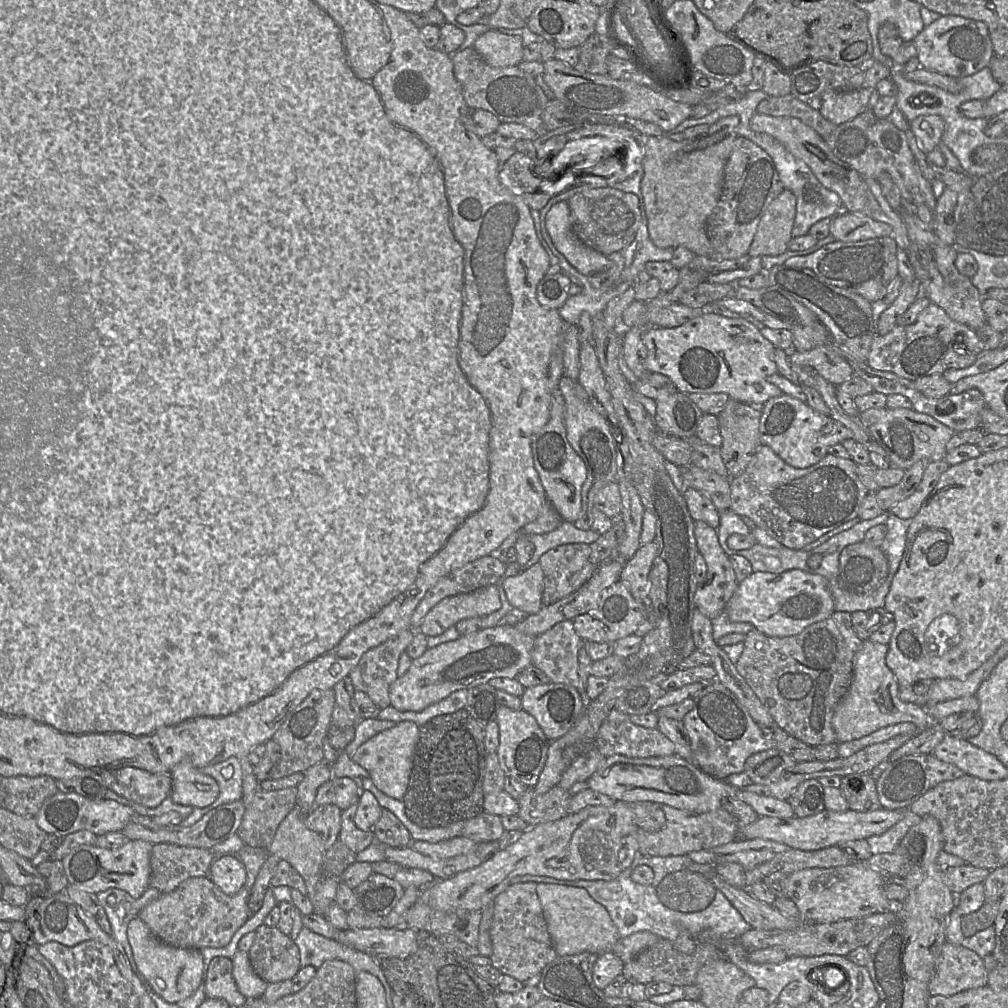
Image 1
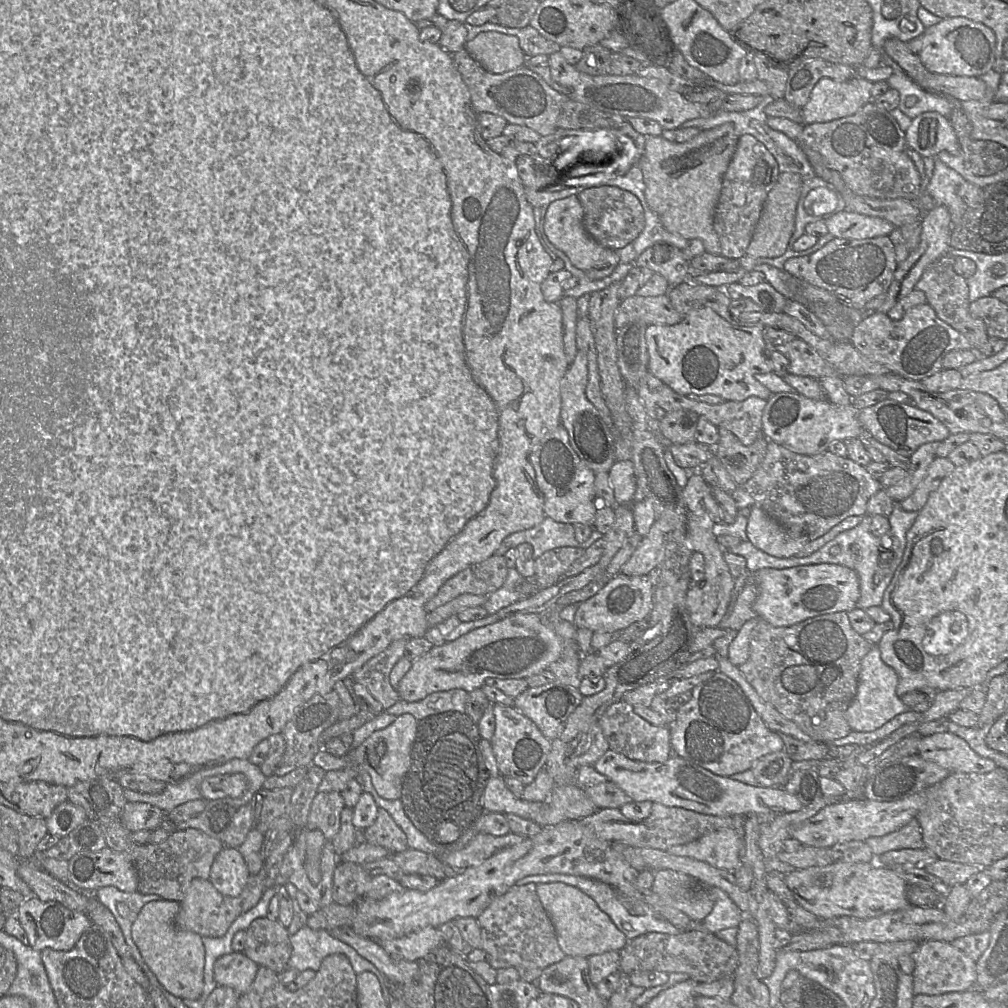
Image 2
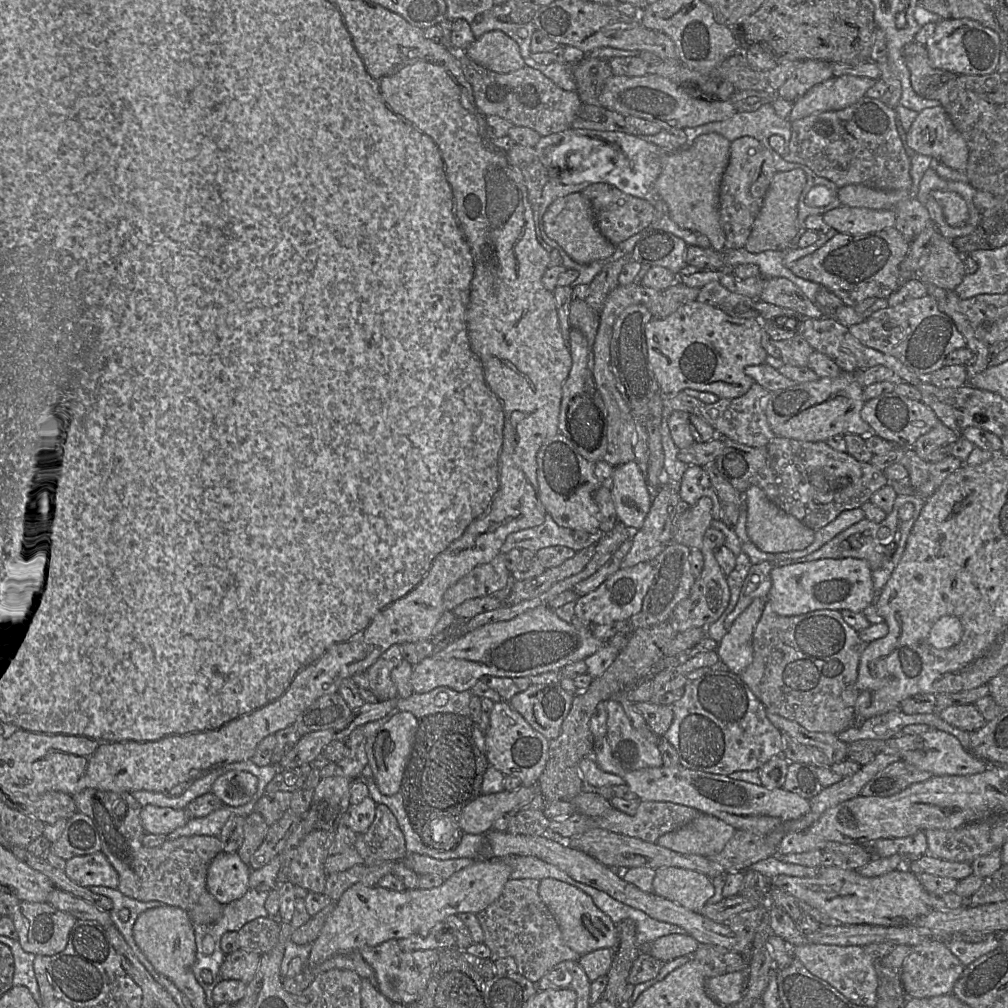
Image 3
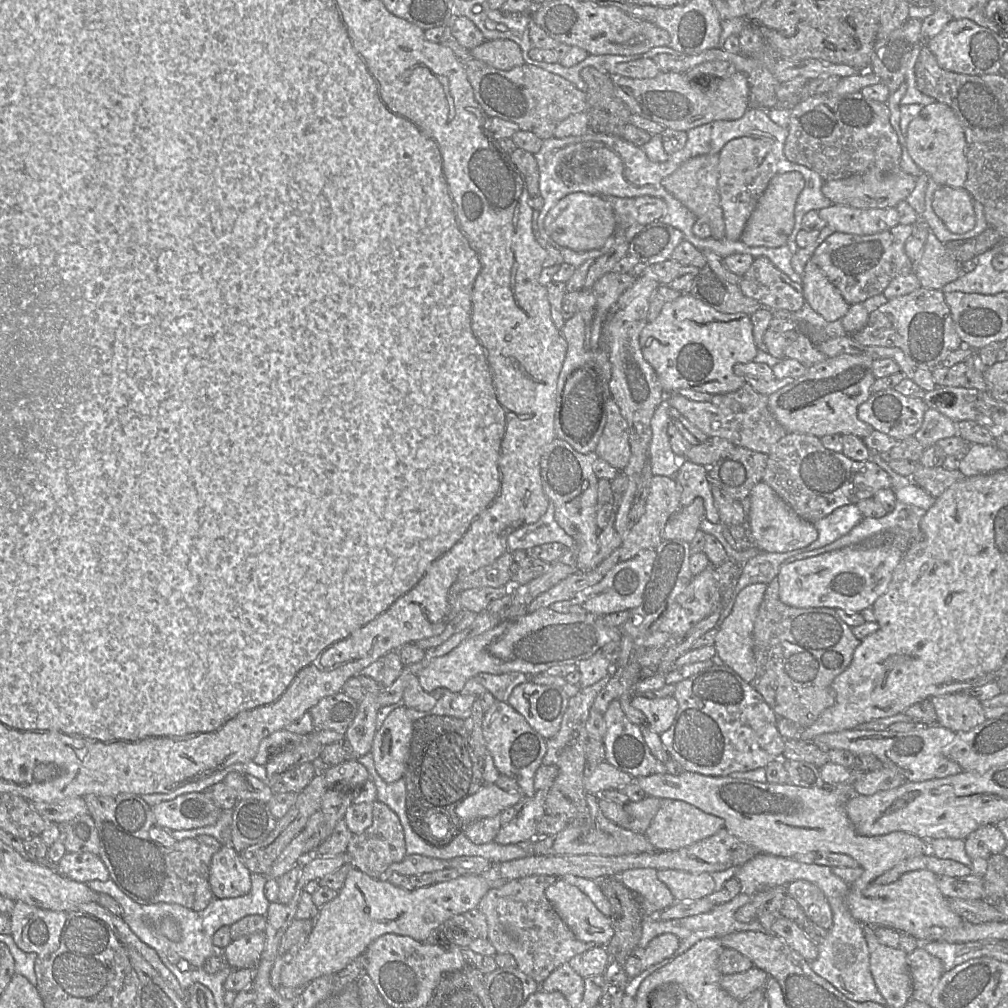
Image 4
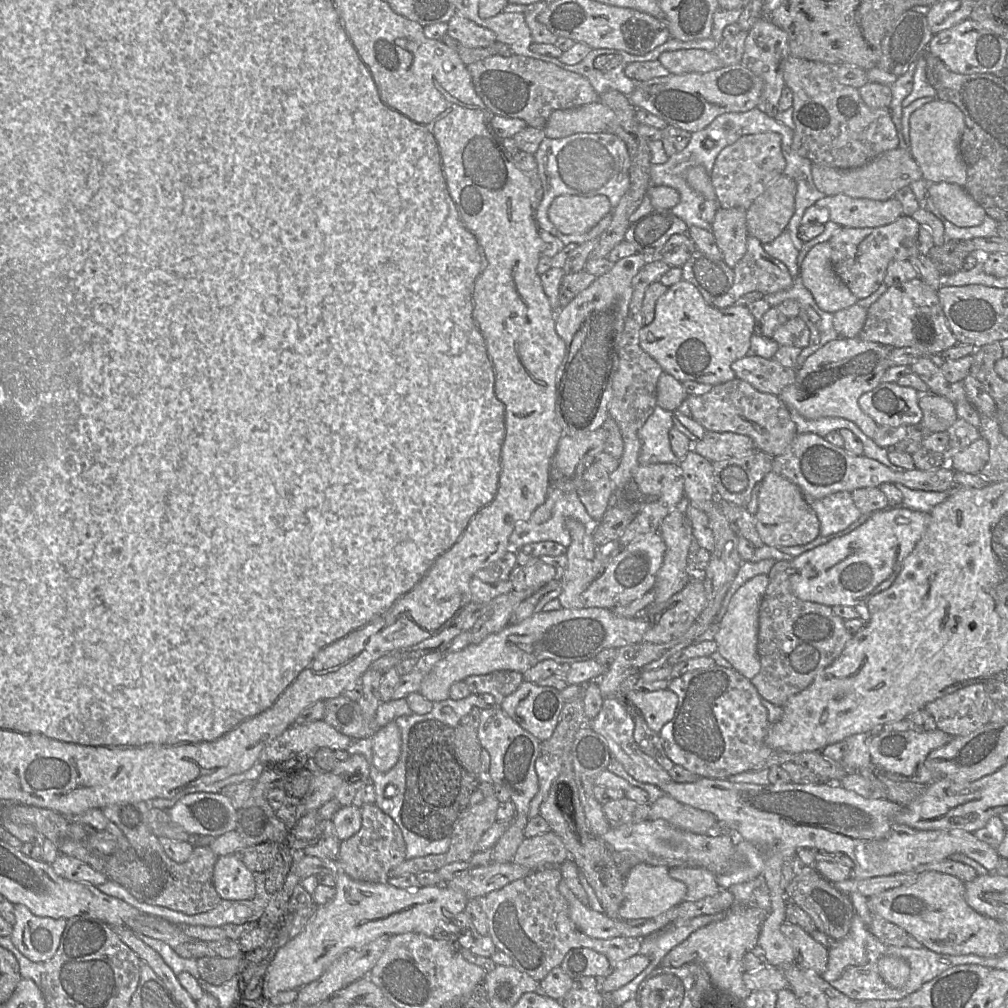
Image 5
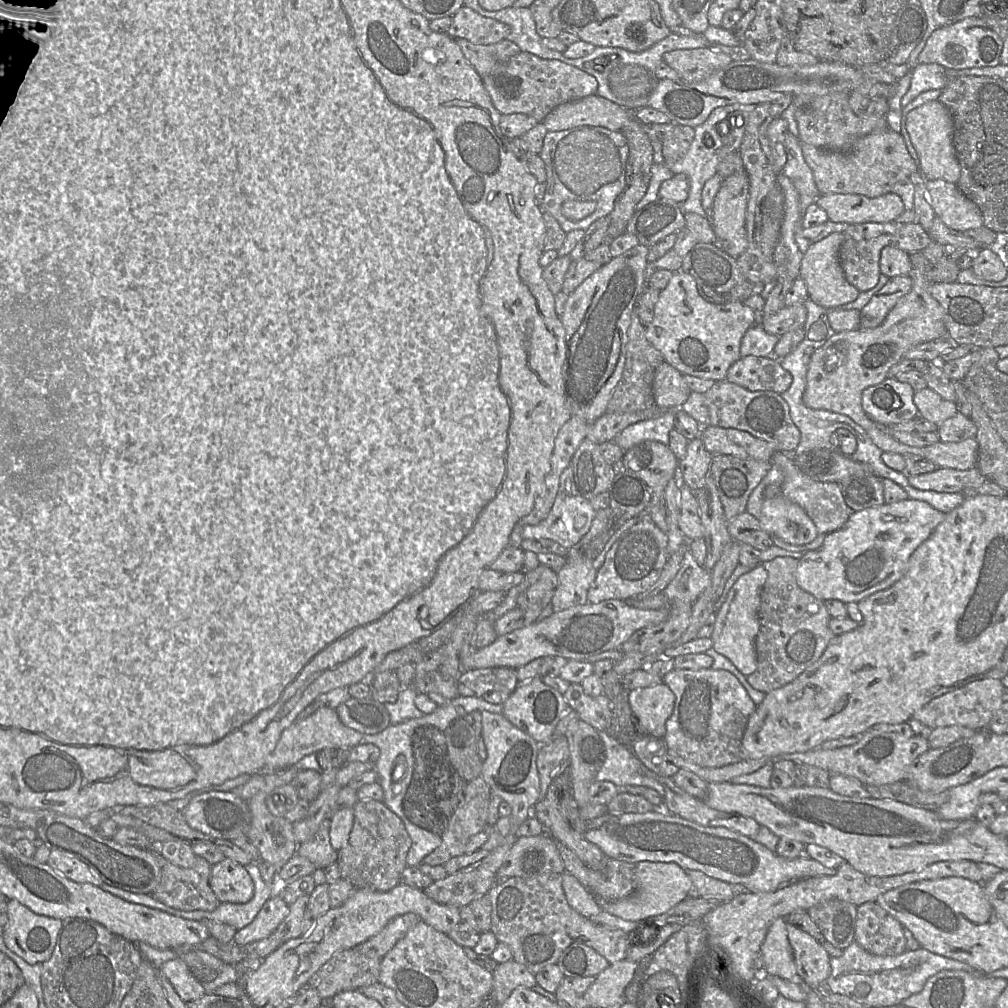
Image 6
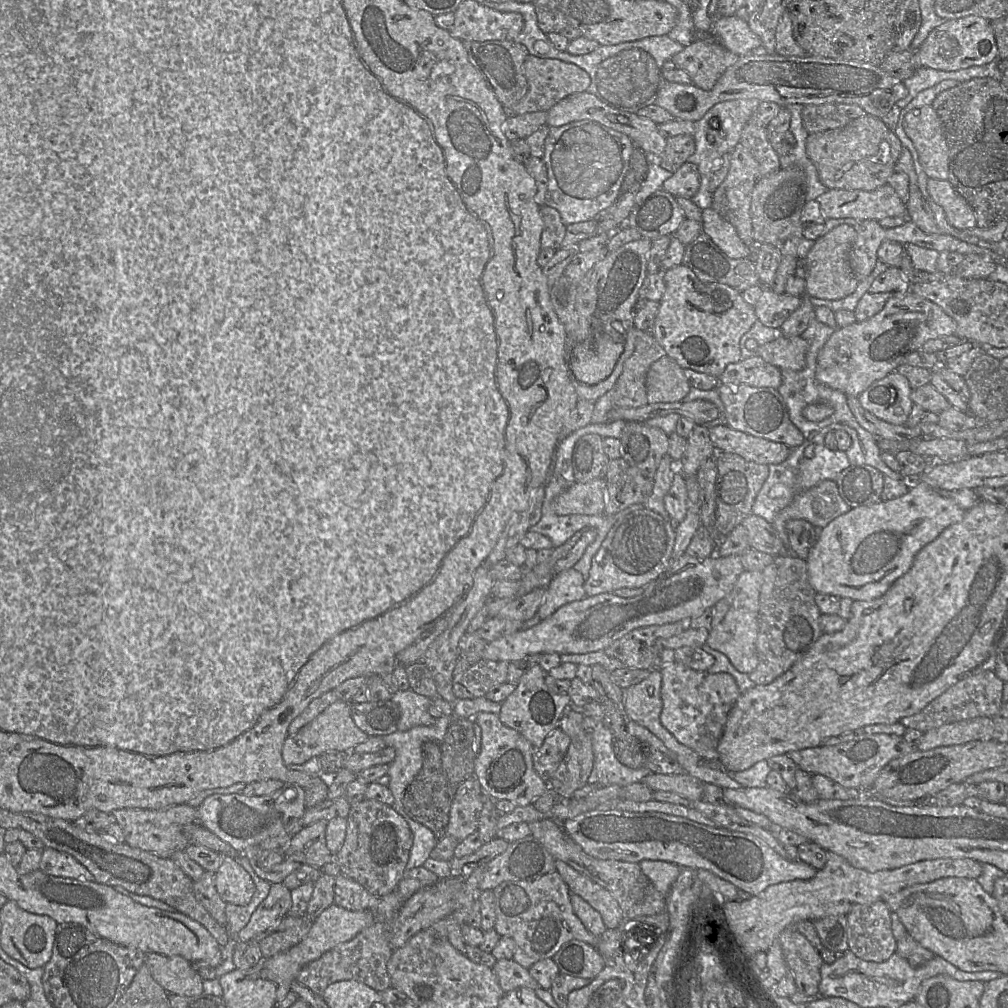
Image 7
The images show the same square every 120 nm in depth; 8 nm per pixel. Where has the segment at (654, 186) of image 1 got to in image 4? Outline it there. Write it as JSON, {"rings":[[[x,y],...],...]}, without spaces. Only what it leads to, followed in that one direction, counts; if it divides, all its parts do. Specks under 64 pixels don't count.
{"rings":[[[704,154],[684,162],[673,173],[662,179],[662,186],[691,212],[707,223],[714,239],[725,238],[723,212],[718,191],[719,155]]]}

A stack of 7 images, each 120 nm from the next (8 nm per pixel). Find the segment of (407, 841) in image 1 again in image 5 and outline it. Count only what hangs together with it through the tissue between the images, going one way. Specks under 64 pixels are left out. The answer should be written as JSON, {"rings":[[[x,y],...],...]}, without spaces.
{"rings":[[[365,804],[360,809],[361,828],[351,838],[342,841],[338,861],[345,873],[356,881],[388,883],[390,871],[406,860],[406,843],[402,831],[376,804]]]}

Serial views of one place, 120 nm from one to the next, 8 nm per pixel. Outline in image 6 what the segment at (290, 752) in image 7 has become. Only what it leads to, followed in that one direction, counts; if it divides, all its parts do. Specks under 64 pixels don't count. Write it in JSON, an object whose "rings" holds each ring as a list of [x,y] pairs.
{"rings":[[[320,707],[314,714],[302,721],[296,721],[281,735],[273,752],[267,757],[265,768],[260,773],[273,774],[290,766],[305,756],[317,754],[327,748],[353,748],[360,744],[364,734],[345,726],[335,709]]]}

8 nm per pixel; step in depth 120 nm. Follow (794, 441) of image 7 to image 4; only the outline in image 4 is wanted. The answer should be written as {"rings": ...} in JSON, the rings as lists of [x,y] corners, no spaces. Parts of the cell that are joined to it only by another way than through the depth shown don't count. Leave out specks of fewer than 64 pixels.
{"rings":[[[747,382],[736,391],[715,394],[706,402],[693,401],[678,393],[665,394],[664,400],[667,400],[669,406],[677,409],[708,438],[720,437],[735,446],[745,447],[752,451],[768,455],[774,445],[787,434],[771,413],[768,396],[758,393]]]}

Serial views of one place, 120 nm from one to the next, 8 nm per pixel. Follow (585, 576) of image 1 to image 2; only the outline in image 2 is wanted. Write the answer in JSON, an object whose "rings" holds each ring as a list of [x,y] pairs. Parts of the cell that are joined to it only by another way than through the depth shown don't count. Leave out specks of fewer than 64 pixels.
{"rings":[[[559,547],[548,550],[535,561],[533,580],[538,589],[545,589],[560,581],[574,561],[582,556],[585,549]]]}

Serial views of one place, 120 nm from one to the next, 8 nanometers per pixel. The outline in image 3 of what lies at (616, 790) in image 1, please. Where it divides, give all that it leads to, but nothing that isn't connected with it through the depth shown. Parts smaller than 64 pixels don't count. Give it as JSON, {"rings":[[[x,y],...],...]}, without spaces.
{"rings":[[[606,736],[594,738],[592,757],[605,772],[620,776],[641,801],[672,802],[712,815],[736,830],[766,834],[780,824],[798,819],[810,811],[810,801],[784,788],[766,788],[728,775],[692,770],[678,764],[672,767],[648,767],[624,770],[613,758]]]}

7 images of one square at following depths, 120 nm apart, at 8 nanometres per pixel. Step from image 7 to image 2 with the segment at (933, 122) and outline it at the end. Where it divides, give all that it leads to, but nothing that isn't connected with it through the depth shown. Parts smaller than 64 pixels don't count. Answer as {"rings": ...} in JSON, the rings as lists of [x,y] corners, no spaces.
{"rings":[[[926,112],[913,119],[906,130],[906,141],[922,157],[936,157],[941,151],[961,153],[949,118],[937,112]]]}

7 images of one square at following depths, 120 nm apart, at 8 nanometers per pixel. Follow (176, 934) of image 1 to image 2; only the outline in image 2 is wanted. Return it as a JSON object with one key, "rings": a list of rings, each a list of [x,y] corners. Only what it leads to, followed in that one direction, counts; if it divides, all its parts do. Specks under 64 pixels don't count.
{"rings":[[[265,869],[247,879],[242,892],[236,897],[222,895],[209,879],[194,878],[180,902],[180,910],[175,918],[176,925],[187,931],[199,934],[202,937],[222,937],[233,921],[254,907],[265,891]]]}

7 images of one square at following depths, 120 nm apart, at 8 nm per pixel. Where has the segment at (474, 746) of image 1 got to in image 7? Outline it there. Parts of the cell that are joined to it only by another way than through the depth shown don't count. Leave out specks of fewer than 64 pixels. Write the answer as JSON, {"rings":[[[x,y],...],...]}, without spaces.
{"rings":[[[434,741],[425,742],[422,746],[422,754],[423,766],[405,790],[403,807],[410,818],[429,828],[435,838],[440,840],[444,837],[448,826],[450,808],[457,787],[451,785],[446,776],[439,743]]]}

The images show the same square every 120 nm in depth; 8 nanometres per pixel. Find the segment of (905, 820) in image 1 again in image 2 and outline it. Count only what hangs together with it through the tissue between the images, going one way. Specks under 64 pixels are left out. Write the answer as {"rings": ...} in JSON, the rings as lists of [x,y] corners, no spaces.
{"rings":[[[917,818],[912,819],[908,824],[899,830],[881,837],[871,837],[865,840],[871,848],[875,858],[885,852],[901,849],[924,848],[921,827]]]}

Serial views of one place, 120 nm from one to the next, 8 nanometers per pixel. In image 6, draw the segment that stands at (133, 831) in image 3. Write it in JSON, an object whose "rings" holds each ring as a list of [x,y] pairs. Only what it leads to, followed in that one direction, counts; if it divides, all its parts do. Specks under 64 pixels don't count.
{"rings":[[[158,851],[161,880],[152,897],[182,911],[212,911],[220,903],[210,887],[211,864],[200,856],[190,868],[172,864]]]}

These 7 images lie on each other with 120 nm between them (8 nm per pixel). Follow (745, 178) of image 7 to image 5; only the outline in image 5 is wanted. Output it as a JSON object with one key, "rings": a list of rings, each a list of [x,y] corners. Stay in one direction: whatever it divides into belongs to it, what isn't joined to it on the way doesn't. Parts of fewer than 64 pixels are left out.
{"rings":[[[718,208],[711,223],[711,231],[722,259],[733,269],[747,250],[746,210]]]}

